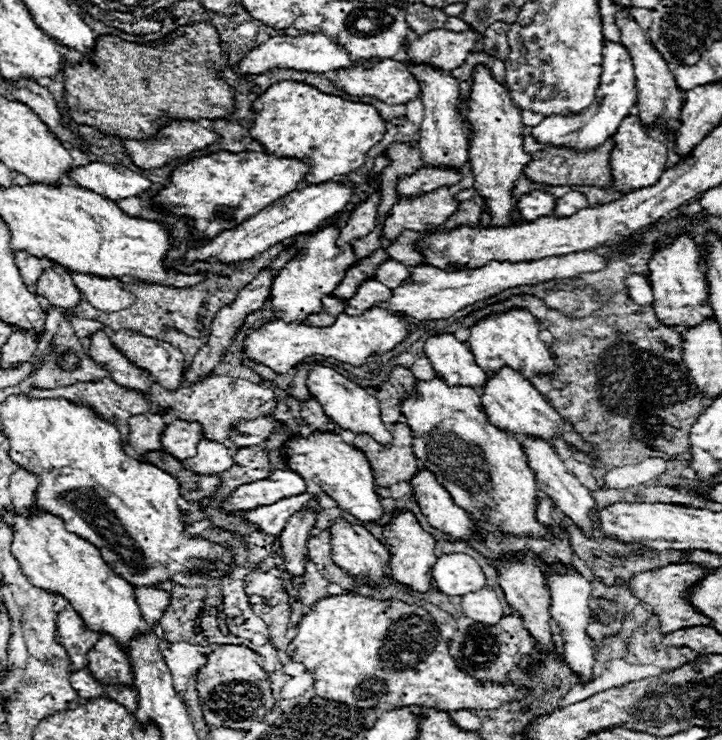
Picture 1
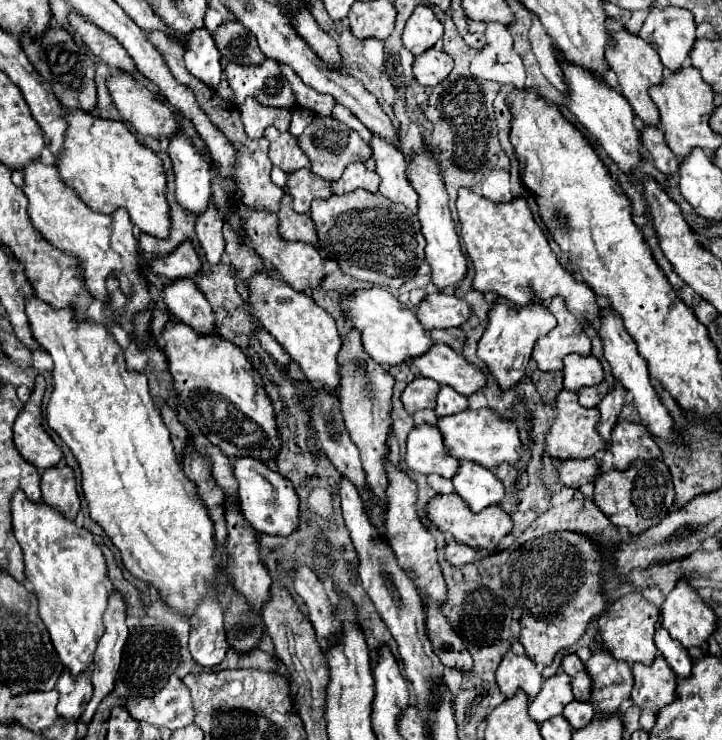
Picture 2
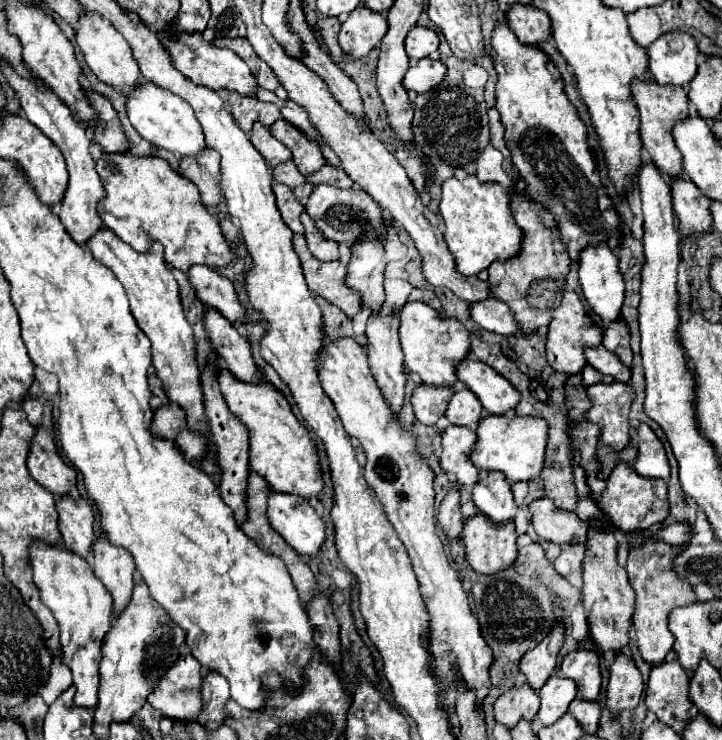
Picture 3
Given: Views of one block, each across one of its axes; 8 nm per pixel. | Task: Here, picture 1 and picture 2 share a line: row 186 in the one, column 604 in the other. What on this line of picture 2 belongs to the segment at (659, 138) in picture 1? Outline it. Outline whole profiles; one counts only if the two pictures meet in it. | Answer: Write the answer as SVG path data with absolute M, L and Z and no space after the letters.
M634 590L630 594L620 596L616 602L612 602L608 610L600 616L598 640L602 640L602 644L612 652L616 660L626 660L630 664L636 664L636 662L650 664L658 656L656 644L654 644L658 618L660 618L660 608L648 602L638 590Z

